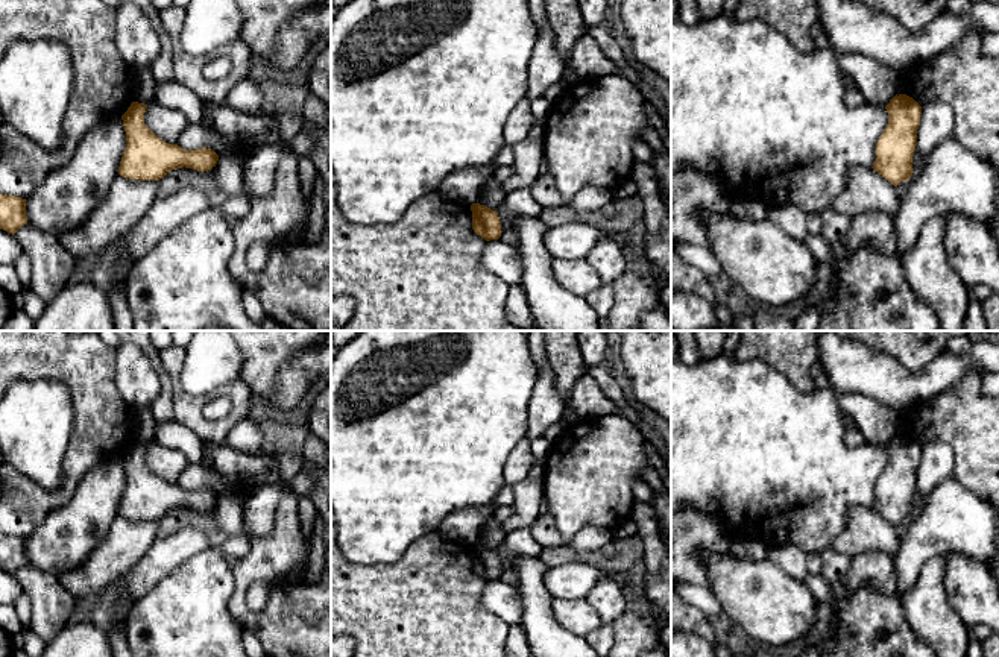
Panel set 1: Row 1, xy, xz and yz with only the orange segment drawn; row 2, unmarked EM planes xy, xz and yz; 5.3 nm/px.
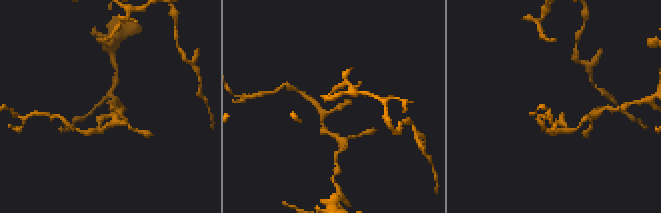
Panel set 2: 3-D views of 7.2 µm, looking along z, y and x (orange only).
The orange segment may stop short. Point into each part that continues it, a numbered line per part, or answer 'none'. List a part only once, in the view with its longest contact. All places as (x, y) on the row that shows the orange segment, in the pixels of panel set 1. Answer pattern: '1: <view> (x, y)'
none

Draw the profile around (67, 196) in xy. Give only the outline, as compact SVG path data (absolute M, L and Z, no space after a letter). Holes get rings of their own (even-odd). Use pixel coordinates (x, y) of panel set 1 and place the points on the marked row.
M121 117L94 126L71 159L53 170L26 199L27 223L55 235L84 223L118 176L124 149Z

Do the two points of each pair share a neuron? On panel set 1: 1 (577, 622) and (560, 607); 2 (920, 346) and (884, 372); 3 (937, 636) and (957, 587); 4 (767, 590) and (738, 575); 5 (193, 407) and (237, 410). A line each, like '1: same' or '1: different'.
1: same
2: different
3: different
4: same
5: same

